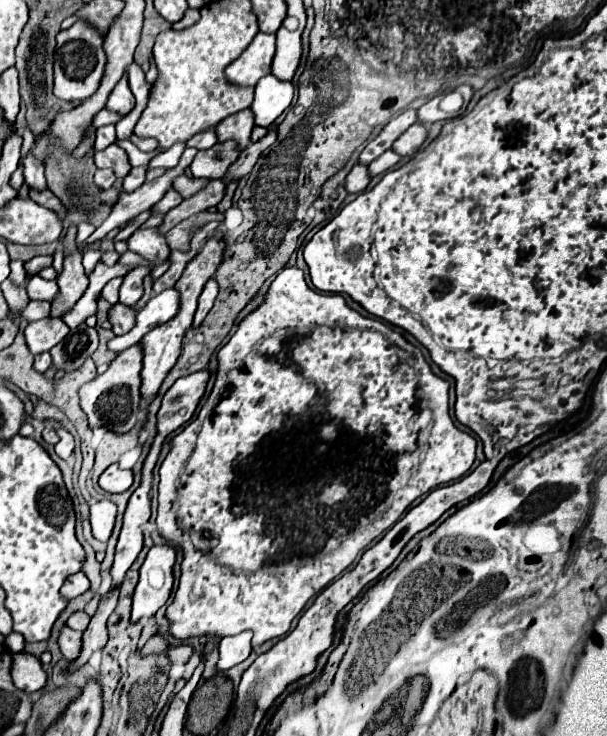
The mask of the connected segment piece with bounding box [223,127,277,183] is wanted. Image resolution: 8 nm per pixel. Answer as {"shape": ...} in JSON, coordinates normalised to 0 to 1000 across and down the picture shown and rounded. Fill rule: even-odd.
{"shape":[[[443,173],[440,183],[433,189],[427,189],[423,194],[410,194],[410,200],[404,200],[394,211],[394,216],[381,224],[381,238],[374,238],[374,243],[367,243],[367,249],[381,249],[384,243],[394,243],[407,235],[414,235],[417,224],[423,221],[427,211],[443,202],[450,194],[456,192],[456,173]]]}

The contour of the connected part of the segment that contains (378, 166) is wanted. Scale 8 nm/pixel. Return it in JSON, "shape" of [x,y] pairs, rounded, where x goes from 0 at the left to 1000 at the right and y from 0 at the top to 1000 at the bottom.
{"shape":[[[638,202],[631,211],[624,211],[618,219],[608,221],[608,235],[611,235],[611,238],[624,238],[624,235],[641,232],[644,227],[651,227],[657,219],[661,219],[661,213],[651,211],[647,202]]]}

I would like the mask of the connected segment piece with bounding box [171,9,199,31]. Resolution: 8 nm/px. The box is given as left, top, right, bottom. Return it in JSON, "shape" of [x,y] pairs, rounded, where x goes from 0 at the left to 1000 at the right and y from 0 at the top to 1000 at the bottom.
{"shape":[[[308,12],[308,15],[305,15],[305,20],[301,20],[301,26],[298,26],[298,29],[292,29],[292,31],[285,31],[282,37],[285,37],[285,39],[292,39],[292,42],[308,39],[308,37],[315,37],[315,34],[321,31],[321,26],[328,26],[328,15],[325,15],[325,12]]]}

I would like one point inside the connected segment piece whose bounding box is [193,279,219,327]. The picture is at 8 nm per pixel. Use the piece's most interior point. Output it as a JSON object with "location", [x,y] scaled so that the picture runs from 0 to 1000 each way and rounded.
{"location":[344,398]}

